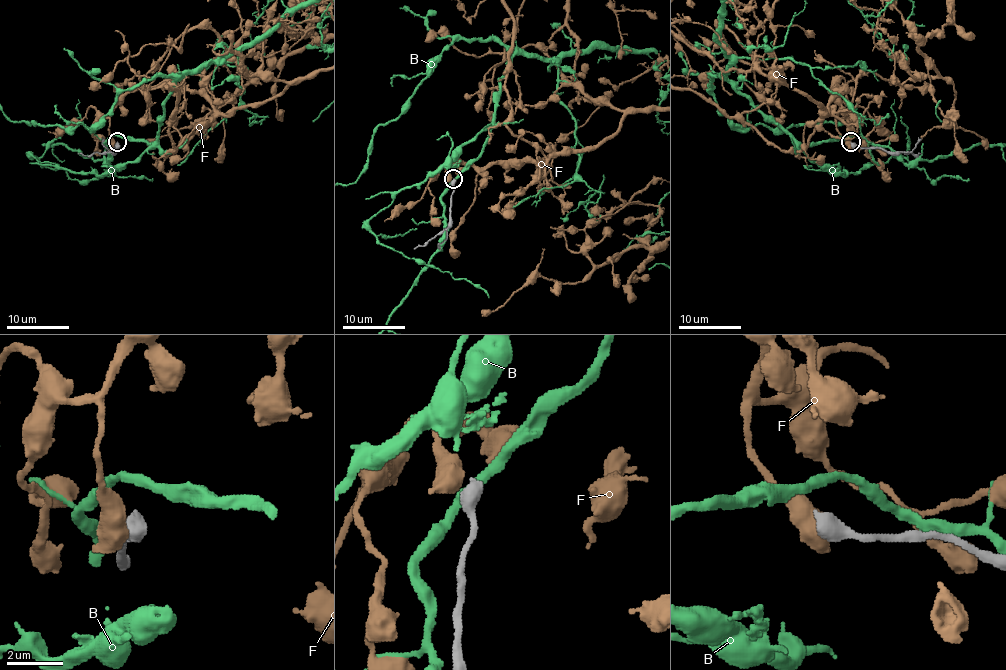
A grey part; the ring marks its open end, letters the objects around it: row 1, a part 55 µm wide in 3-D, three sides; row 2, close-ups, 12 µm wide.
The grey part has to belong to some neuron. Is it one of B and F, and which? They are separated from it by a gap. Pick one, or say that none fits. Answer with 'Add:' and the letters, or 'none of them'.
Add: none of them

